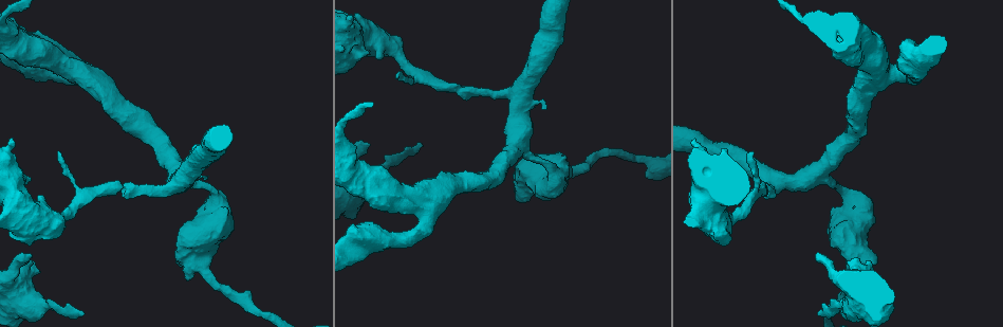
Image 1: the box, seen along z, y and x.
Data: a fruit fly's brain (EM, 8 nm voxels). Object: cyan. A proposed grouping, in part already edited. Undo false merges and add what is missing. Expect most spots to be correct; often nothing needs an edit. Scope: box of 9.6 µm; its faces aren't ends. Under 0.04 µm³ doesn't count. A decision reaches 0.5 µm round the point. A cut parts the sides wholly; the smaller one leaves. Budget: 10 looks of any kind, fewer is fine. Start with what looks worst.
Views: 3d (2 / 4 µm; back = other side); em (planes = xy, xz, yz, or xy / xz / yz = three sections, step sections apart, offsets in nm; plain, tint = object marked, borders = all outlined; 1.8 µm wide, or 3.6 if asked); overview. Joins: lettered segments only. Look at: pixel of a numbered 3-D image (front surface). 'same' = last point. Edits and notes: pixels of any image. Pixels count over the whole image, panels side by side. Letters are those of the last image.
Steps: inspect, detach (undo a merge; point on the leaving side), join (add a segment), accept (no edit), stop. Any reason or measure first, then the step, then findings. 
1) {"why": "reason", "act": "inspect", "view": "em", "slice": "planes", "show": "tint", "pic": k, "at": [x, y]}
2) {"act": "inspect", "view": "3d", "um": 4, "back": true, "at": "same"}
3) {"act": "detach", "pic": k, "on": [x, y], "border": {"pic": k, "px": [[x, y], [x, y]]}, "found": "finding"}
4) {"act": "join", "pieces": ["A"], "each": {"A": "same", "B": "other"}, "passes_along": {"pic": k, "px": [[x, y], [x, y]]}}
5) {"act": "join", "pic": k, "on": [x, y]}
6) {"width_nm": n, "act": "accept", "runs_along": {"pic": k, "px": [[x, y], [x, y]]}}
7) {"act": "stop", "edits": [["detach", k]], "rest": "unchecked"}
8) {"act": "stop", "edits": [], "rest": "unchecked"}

{"why": "free end", "act": "inspect", "view": "3d", "um": 4, "pic": 1, "at": [421, 144]}

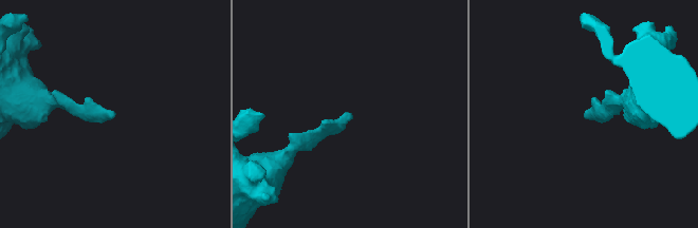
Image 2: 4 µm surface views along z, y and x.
{"why": "now the EM", "act": "inspect", "view": "em", "um": 3.6, "slice": "xy", "step": 8, "show": "tint", "pic": 2, "at": [585, 117]}

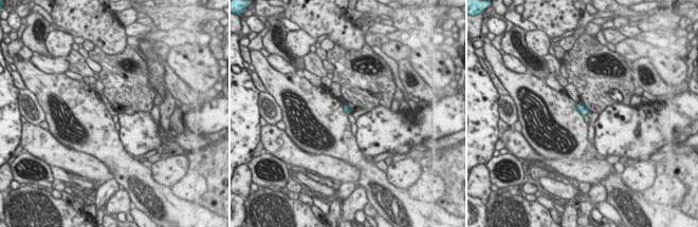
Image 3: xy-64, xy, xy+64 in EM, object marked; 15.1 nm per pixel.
{"act": "inspect", "view": "em", "um": 3.6, "slice": "xz", "step": 16, "show": "borders", "at": "same"}

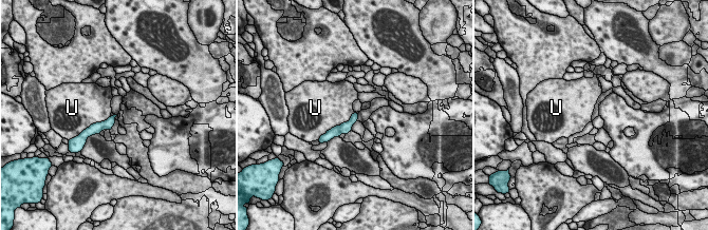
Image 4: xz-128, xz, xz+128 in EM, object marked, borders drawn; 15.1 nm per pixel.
{"act": "accept", "each": {"U": "other"}, "border": {"pic": 4, "px": [[355, 112], [348, 120], [324, 133]]}, "found": "no lettered segment goes on from it"}

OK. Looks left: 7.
{"why": "branch stops here", "act": "inspect", "view": "em", "slice": "xy", "step": 8, "show": "borders", "pic": 1, "at": [820, 256]}

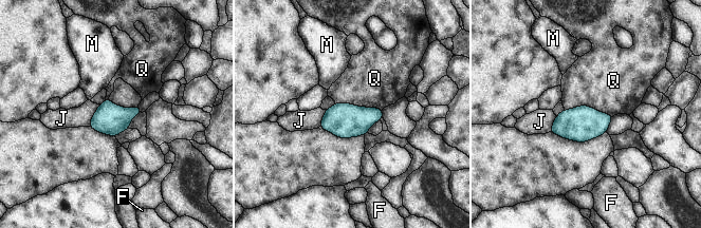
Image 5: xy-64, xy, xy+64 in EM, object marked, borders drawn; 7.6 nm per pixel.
{"act": "accept", "each": {"F": "other", "J": "other", "M": "other", "Q": "other"}, "border": {"pic": 5, "px": [[565, 109], [590, 106], [612, 116]]}, "found": "none of them fits"}

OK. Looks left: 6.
{"why": "arms part here", "act": "inspect", "view": "em", "um": 3.6, "slice": "xz", "step": 8, "show": "tint", "pic": 1, "at": [179, 182]}

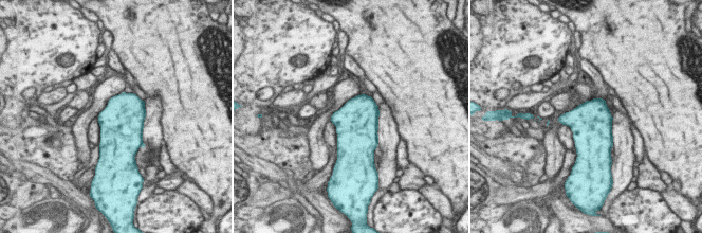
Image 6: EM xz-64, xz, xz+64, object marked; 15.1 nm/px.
{"why": "what lies round it", "act": "inspect", "view": "em", "um": 3.6, "slice": "xz", "step": 8, "show": "borders", "at": "same"}

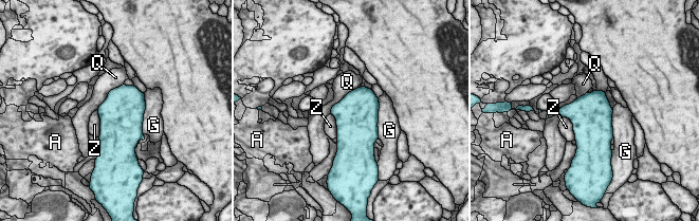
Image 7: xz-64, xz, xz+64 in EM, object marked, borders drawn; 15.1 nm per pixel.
{"act": "accept", "each": {"A": "other", "G": "other", "Q": "other", "Z": "other"}, "border": {"pic": 7, "px": [[357, 87], [337, 102], [329, 113]]}, "found": "all the same neuron"}

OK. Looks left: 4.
{"why": "stops while still wide", "act": "inspect", "view": "3d", "um": 4, "pic": 1, "at": [893, 309]}

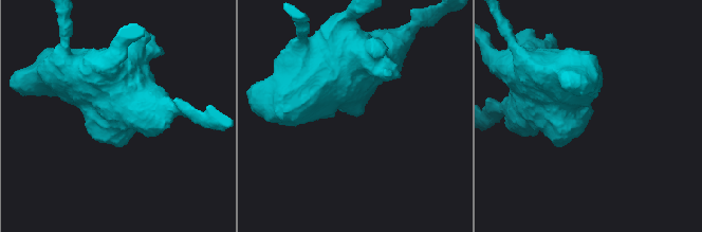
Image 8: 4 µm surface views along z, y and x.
{"why": "need the tissue", "act": "inspect", "view": "em", "um": 3.6, "slice": "planes", "show": "borders", "pic": 8, "at": [364, 111]}

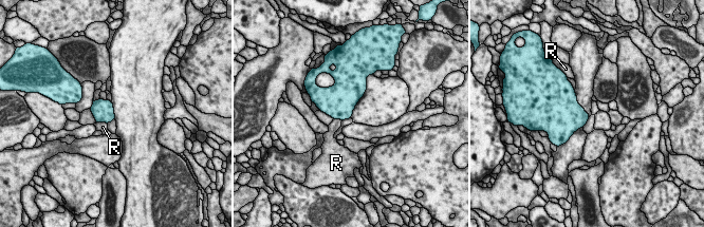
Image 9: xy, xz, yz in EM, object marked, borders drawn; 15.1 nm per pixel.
{"act": "accept", "each": {"R": "other"}, "border": {"pic": 9, "px": [[107, 123], [95, 124]]}, "found": "none of them fits"}

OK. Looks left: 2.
{"act": "stop", "edits": [], "rest": "unchecked"}

